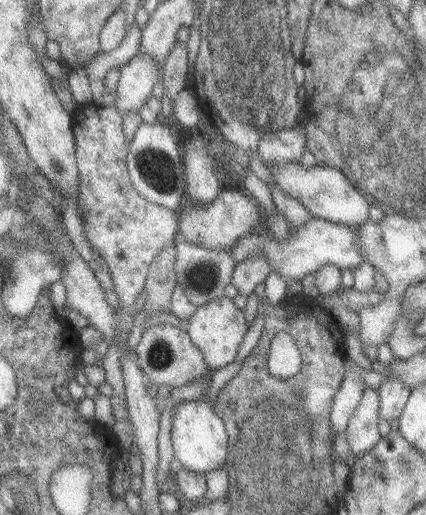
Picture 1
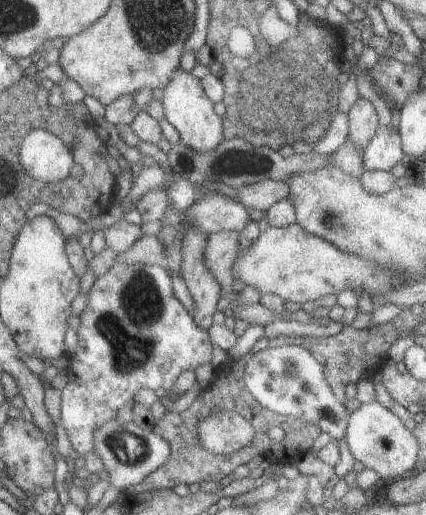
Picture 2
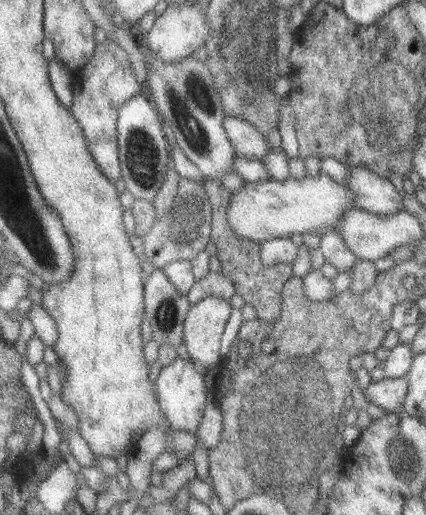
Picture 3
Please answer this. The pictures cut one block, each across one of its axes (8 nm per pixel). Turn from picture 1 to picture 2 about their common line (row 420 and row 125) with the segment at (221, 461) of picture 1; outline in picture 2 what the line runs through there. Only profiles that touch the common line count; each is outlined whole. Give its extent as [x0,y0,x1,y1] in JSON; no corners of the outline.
[161,68,223,152]

